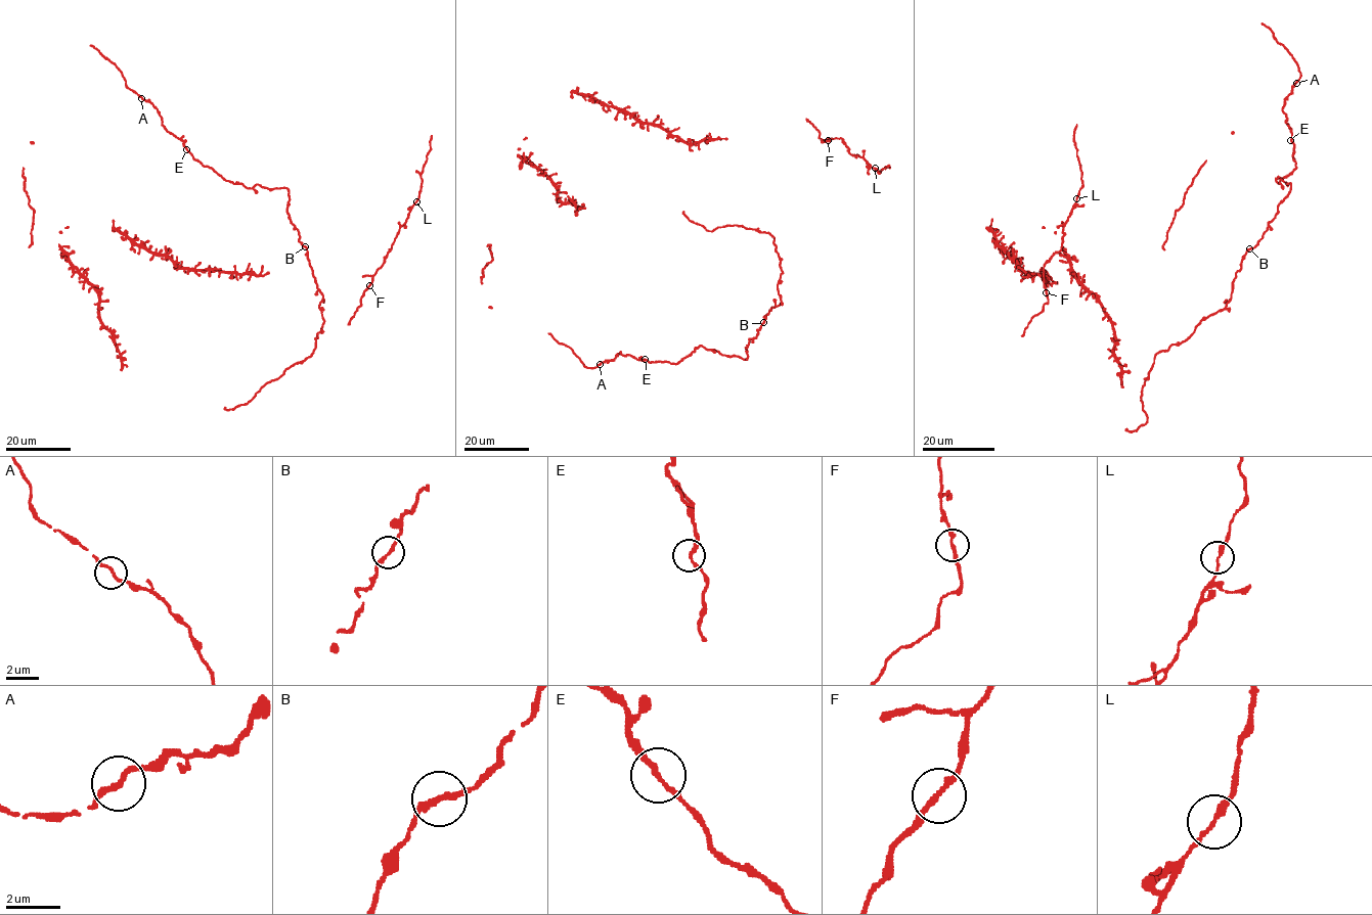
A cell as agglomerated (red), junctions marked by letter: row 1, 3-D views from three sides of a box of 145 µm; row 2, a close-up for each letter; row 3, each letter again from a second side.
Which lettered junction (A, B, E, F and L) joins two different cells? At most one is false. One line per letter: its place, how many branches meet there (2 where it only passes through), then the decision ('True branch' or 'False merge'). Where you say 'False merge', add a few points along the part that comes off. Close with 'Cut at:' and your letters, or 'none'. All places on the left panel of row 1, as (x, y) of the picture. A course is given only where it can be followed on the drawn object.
A: Place: (141, 98). Branches: 2. True branch
B: Place: (305, 246). Branches: 2. True branch
E: Place: (186, 149). Branches: 2. True branch
F: Place: (369, 285). Branches: 2. True branch
L: Place: (416, 201). Branches: 2. True branch
Cut at: none

